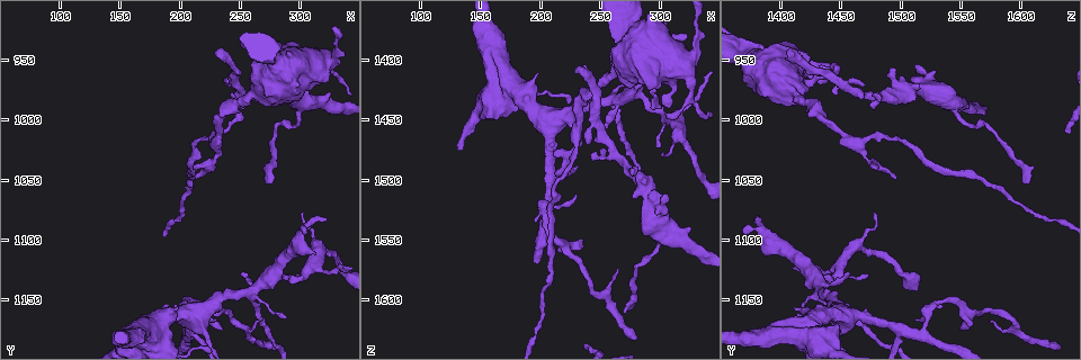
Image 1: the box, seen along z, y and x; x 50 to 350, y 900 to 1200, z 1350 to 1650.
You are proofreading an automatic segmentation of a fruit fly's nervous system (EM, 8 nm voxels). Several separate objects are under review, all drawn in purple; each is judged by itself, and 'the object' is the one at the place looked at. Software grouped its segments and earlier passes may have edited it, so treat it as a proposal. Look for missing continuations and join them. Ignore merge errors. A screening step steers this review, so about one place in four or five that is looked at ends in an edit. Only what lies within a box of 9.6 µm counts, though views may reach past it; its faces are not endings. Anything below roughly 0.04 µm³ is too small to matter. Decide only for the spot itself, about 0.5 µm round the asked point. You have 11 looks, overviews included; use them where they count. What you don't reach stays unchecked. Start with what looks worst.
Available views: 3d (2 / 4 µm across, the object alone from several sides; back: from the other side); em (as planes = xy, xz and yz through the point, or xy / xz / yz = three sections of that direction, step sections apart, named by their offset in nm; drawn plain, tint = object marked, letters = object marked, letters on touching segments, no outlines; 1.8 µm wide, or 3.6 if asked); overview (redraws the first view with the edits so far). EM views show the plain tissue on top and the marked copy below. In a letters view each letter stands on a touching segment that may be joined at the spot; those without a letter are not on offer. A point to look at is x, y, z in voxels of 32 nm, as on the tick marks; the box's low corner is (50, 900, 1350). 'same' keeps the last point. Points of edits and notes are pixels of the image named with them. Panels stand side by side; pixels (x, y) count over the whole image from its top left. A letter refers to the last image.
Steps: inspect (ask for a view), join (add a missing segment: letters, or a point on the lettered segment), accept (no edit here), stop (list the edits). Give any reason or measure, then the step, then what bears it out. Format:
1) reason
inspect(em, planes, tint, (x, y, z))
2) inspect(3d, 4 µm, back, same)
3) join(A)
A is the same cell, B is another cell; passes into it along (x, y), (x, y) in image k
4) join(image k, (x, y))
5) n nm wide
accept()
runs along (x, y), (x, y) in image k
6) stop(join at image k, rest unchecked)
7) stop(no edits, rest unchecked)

branch stops here
inspect(em, 3.6 µm, planes, letters, (242, 976, 1478))

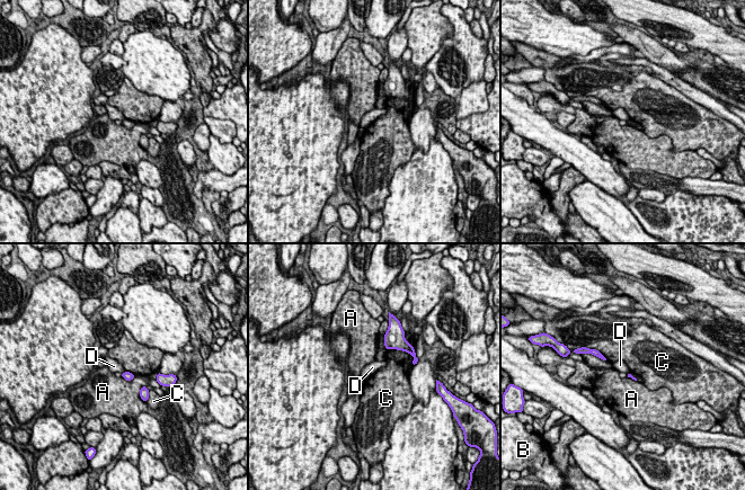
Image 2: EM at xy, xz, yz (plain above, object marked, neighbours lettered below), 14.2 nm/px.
accept()
A, B, C and D are other cells; border along (154, 379), (158, 383) in image 2; no lettered segment goes on from it

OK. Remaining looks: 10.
calibre changes
inspect(em, xy, step 4, tint, (300, 1132, 1442))

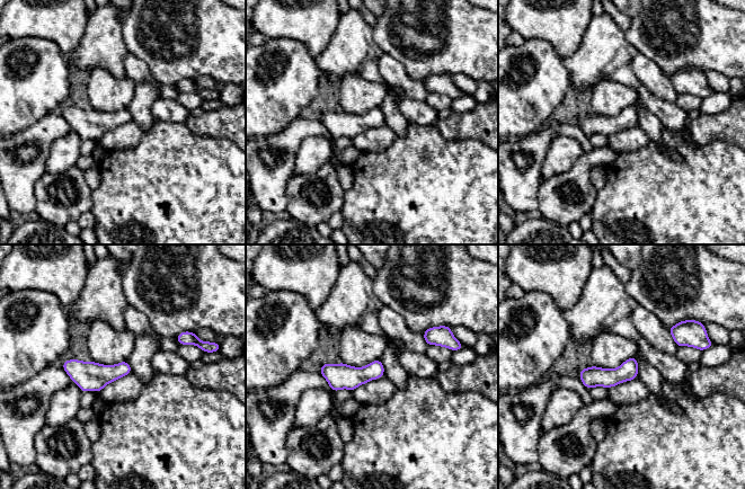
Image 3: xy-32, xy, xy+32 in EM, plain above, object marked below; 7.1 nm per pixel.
inspect(em, planes, tint, same)

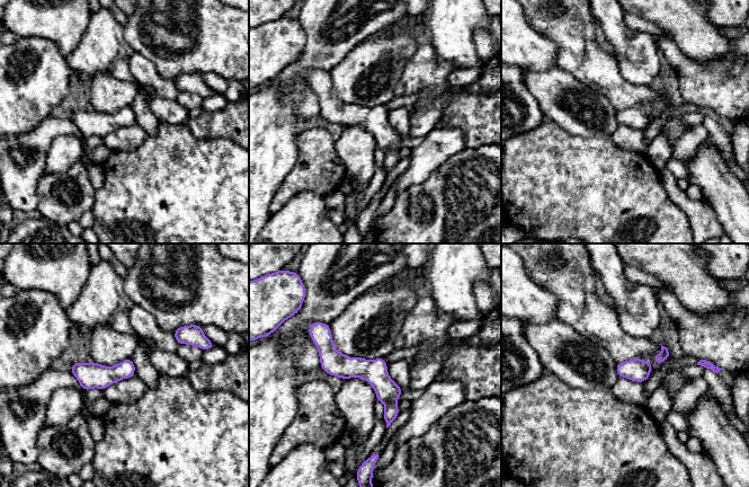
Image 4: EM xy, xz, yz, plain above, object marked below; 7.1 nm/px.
inspect(em, planes, letters, same)

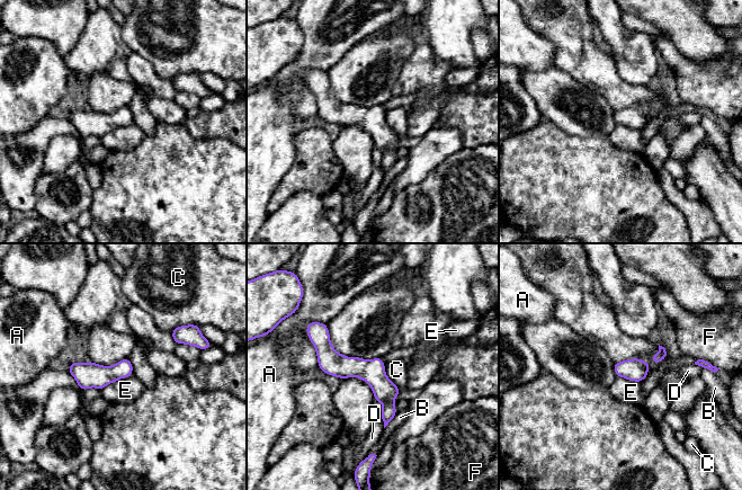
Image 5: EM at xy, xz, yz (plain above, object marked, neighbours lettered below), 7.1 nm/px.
accept()
A, B, C, D, E and F are other cells; border along (132, 374), (108, 383), (101, 390) in image 5; none of them fits

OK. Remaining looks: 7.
stops while still wide
inspect(em, planes, letters, (306, 956, 1510))

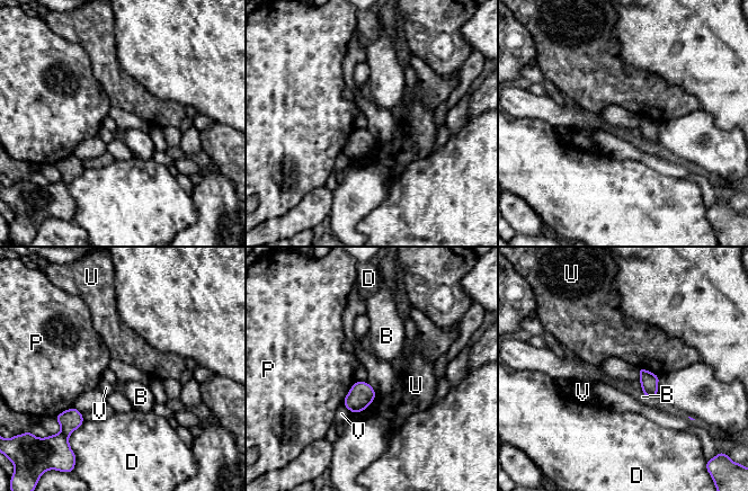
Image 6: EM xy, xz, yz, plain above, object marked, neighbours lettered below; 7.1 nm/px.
U touches over 240 nm
accept()
B, D, P, U and V are other cells; border along (376, 393), (366, 408), (349, 411) in image 6; no lettered segment goes on from it

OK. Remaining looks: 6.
end of a long branch
inspect(3d, 2 µm, (270, 1052, 1608))

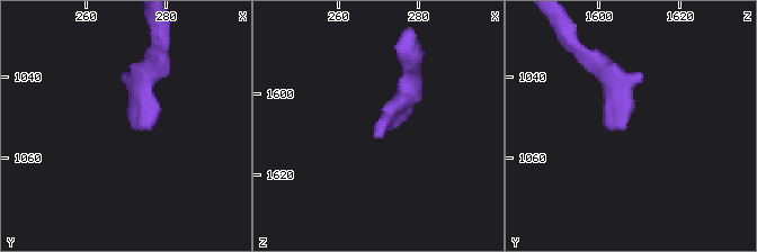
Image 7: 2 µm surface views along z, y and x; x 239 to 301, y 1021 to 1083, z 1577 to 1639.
need the tissue
inspect(em, planes, tint, (271, 1052, 1606))

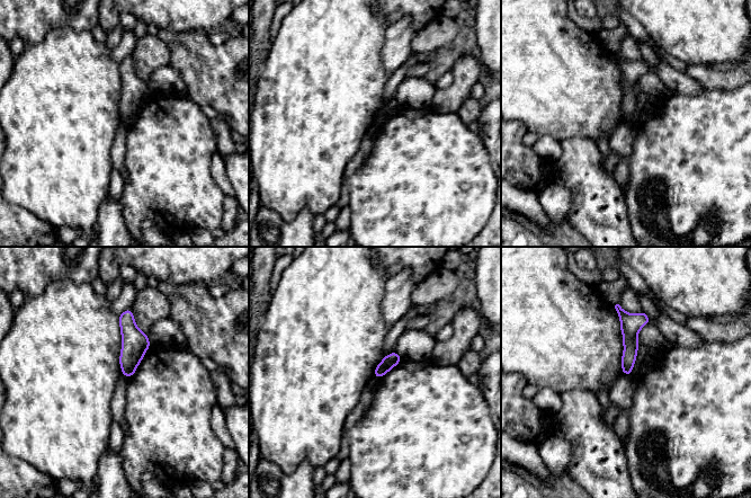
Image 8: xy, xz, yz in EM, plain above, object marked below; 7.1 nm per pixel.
inspect(em, planes, letters, same)

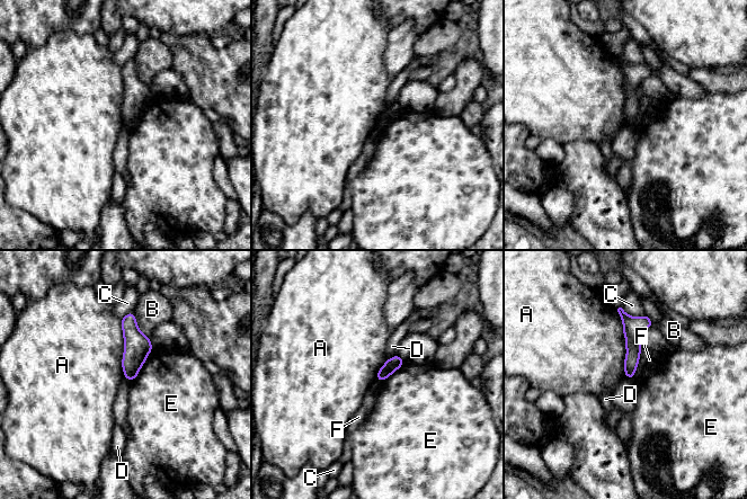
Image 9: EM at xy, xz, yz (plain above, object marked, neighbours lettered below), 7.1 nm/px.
accept()
A, B, C, D, E and F are other cells; border along (616, 309), (624, 338), (625, 376) in image 9; none of them fits

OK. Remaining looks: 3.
stop(no edits, rest unchecked)

